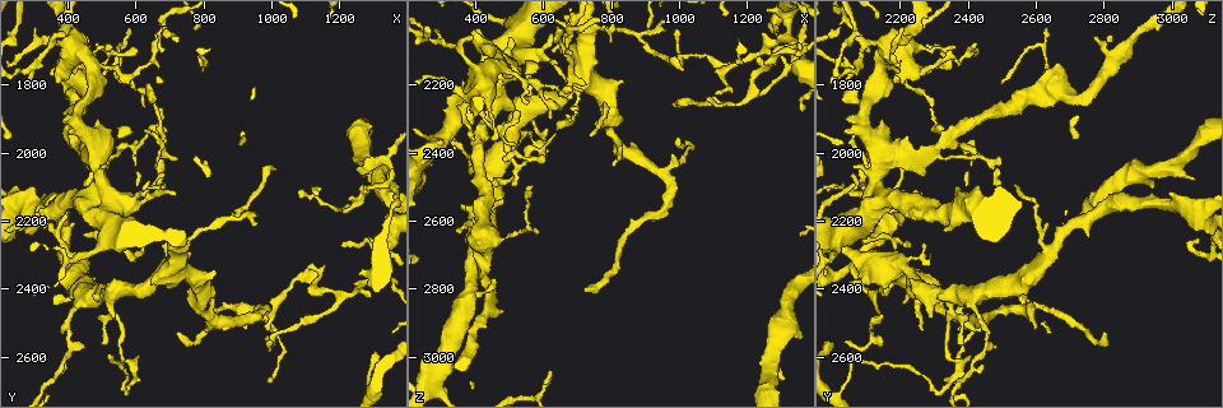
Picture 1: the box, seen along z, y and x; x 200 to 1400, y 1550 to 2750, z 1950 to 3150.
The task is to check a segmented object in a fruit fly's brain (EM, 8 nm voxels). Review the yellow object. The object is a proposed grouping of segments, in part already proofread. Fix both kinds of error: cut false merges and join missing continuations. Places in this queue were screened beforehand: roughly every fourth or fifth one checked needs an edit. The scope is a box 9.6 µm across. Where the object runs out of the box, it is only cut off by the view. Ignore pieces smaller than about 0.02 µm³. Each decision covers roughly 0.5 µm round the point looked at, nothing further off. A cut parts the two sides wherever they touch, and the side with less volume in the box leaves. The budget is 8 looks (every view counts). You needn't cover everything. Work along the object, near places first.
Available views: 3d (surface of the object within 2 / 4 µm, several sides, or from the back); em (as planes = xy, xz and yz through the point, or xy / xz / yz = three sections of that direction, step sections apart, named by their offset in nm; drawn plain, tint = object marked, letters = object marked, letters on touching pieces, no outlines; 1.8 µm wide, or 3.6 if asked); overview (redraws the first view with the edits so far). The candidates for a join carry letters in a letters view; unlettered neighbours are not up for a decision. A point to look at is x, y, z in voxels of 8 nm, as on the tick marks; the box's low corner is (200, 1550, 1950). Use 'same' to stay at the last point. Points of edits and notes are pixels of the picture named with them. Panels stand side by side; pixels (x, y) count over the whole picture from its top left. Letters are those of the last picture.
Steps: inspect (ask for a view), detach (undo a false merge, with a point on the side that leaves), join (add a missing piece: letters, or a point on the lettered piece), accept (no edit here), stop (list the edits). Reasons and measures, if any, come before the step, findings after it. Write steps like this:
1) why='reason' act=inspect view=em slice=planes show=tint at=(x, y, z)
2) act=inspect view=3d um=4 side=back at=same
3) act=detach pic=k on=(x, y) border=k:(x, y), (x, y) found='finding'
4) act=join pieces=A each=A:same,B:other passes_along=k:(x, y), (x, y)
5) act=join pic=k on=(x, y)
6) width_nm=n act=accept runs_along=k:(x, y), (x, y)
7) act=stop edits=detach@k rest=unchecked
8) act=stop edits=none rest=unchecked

why='abrupt turn' act=inspect view=em slice=xy step=8 show=letters at=(1350, 2030, 2100)

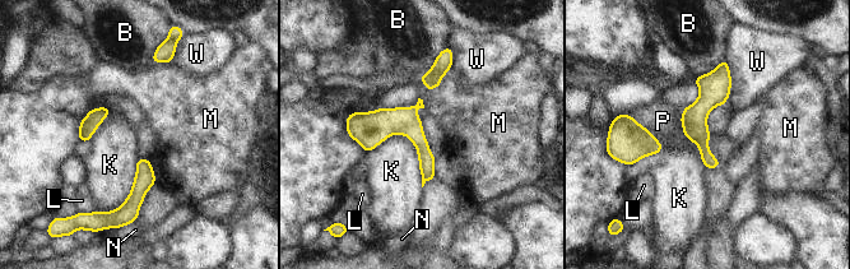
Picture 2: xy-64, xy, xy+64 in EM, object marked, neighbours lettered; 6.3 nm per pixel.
act=accept each=B:other,K:other,L:other,M:other,N:other,P:other,W:other runs_along=2:(724, 65), (700, 109), (711, 165) found='all the same neuron'

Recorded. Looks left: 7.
act=inspect view=em slice=xz step=8 show=tint at=(520, 2410, 2340)

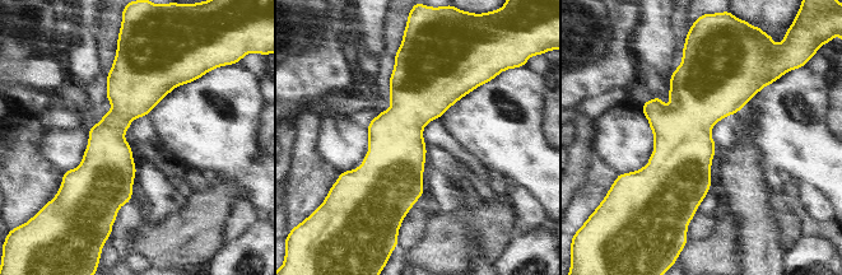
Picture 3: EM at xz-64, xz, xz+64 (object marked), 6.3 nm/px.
why='another direction' act=inspect view=em slice=planes show=letters at=same

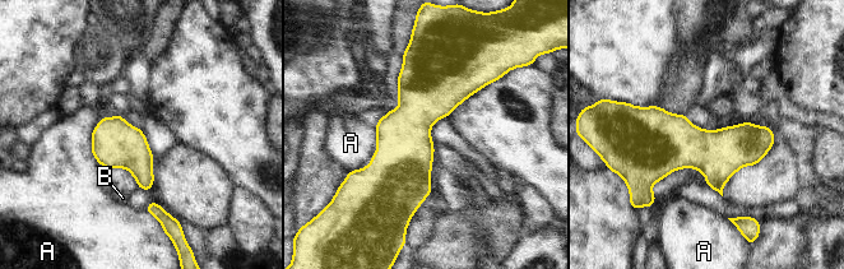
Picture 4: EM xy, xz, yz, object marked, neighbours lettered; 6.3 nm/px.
longest_contact=A:140nm act=accept each=A:other,B:other border=4:(144, 209), (161, 222) found='continuous, no second neuron'

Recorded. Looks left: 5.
why='sudden change in width' act=inspect view=em slice=planes show=letters at=(440, 2010, 2280)

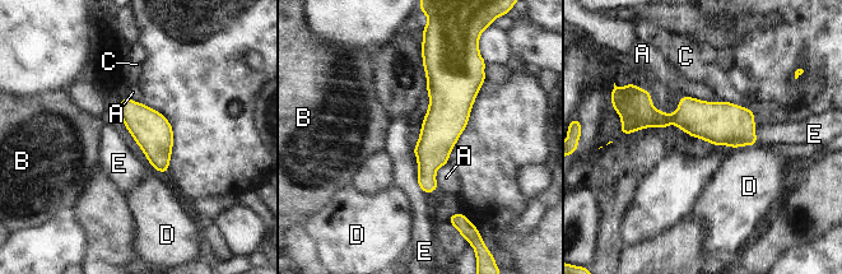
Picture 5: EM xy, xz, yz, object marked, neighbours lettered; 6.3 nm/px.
width_nm=240 longest_contact=A:240nm act=accept each=A:other,B:other,C:other,D:other,E:other found='continuous, no second neuron'

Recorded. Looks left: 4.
act=stop edits=none rest=unchecked

